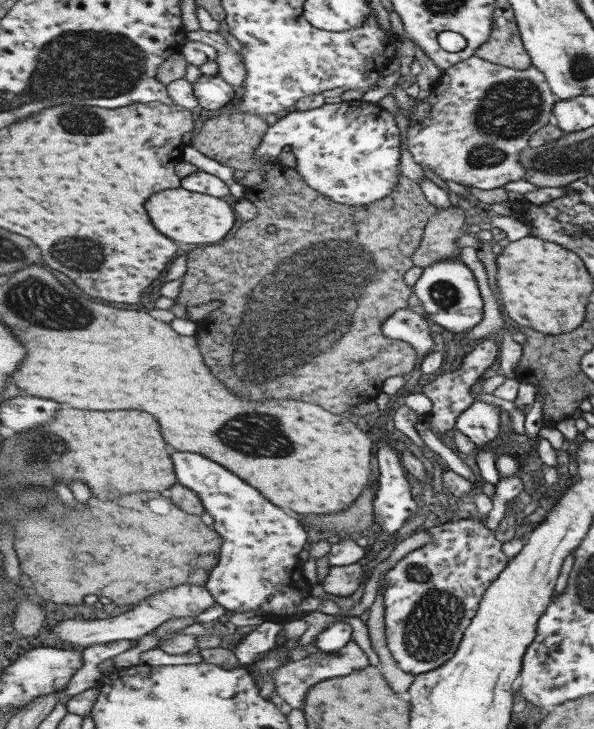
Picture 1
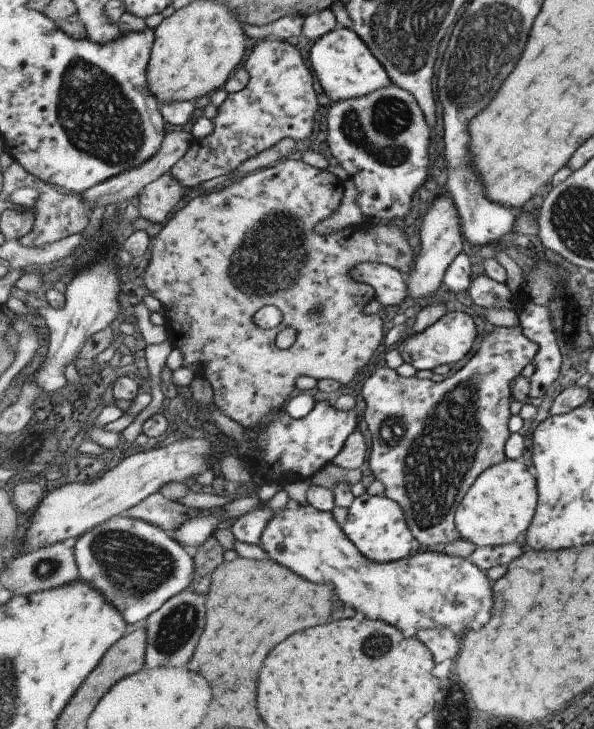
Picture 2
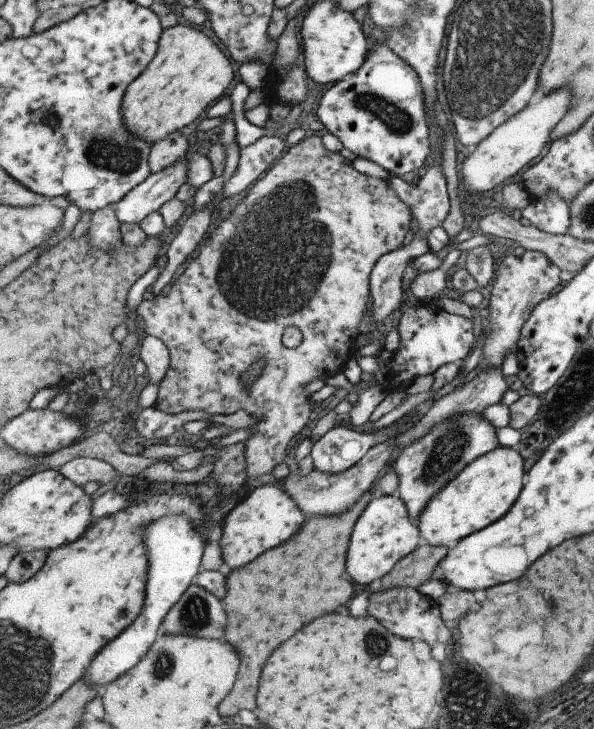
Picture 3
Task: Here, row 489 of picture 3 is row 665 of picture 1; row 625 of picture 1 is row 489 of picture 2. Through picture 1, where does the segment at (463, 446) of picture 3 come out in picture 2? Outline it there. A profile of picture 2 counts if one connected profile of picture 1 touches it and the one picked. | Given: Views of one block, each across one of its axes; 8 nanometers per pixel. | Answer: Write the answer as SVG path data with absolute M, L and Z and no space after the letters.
M496 326L483 340L479 350L454 376L442 382L403 378L395 370L376 370L363 384L366 403L364 420L371 433L370 469L377 481L385 486L385 495L402 506L414 538L429 550L439 544L457 542L461 532L455 526L455 514L475 480L501 462L506 462L506 447L511 430L513 383L527 364L534 362L538 346L531 342L519 326Z

